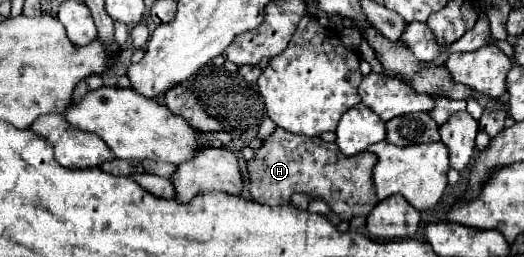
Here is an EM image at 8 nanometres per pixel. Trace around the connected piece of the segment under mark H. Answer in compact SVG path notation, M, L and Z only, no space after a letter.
M275 129L275 133L263 141L261 149L255 151L255 159L247 161L247 173L249 173L249 189L251 195L257 203L263 205L289 205L291 195L295 193L305 193L309 199L323 199L331 211L341 219L341 221L351 221L357 215L369 215L371 209L379 203L373 187L373 167L377 163L375 153L357 153L357 157L345 157L339 149L337 143L325 143L319 137L305 137L305 135L293 135L287 133L285 129Z

